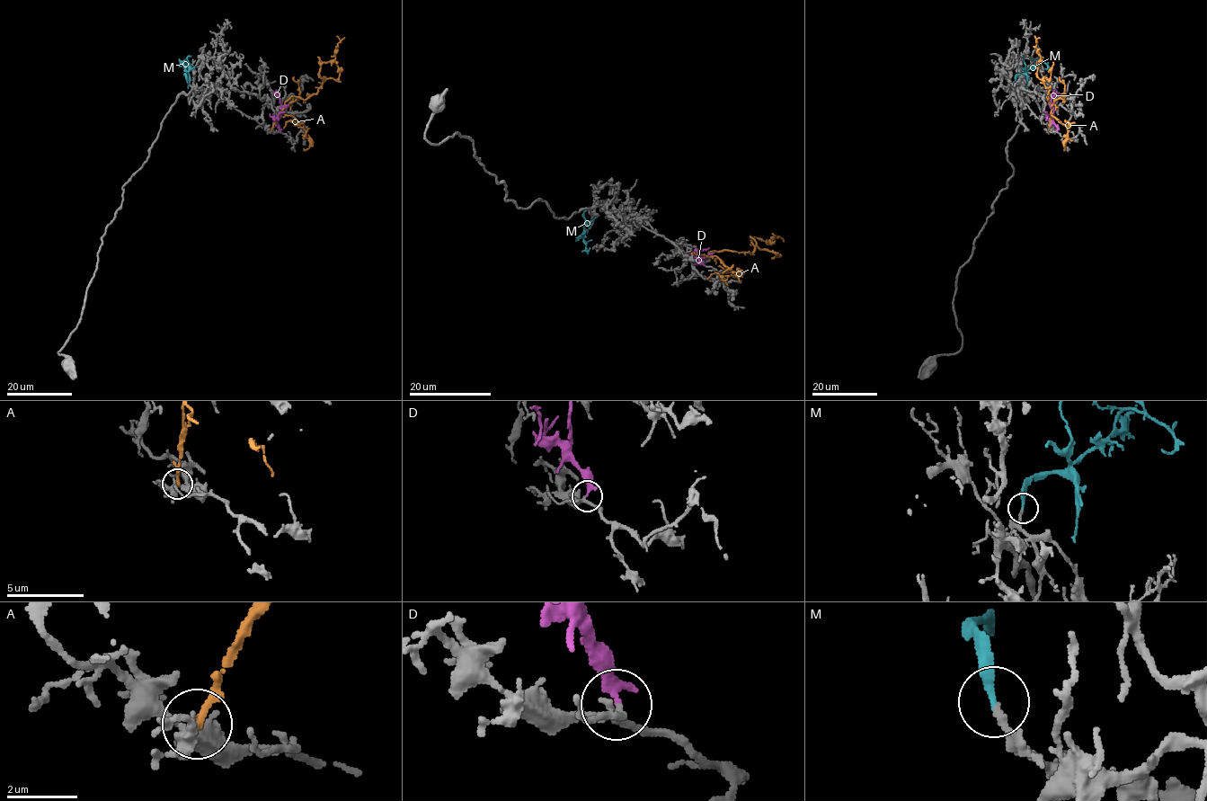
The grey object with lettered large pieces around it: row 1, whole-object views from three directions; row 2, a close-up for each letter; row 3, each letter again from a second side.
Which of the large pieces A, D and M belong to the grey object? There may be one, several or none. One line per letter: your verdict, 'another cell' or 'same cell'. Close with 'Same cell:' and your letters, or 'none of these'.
A: another cell
D: another cell
M: same cell
Same cell: M

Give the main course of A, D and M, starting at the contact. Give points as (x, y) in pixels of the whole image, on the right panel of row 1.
A: (1049, 129), (1051, 110), (1046, 97), (1047, 100), (1050, 89), (1036, 75), (1036, 63), (1041, 57), (1034, 35)
D: (1057, 130), (1051, 101), (1054, 95)
M: (1016, 81), (1017, 75), (1027, 71), (1036, 60), (1046, 65), (1045, 68)

